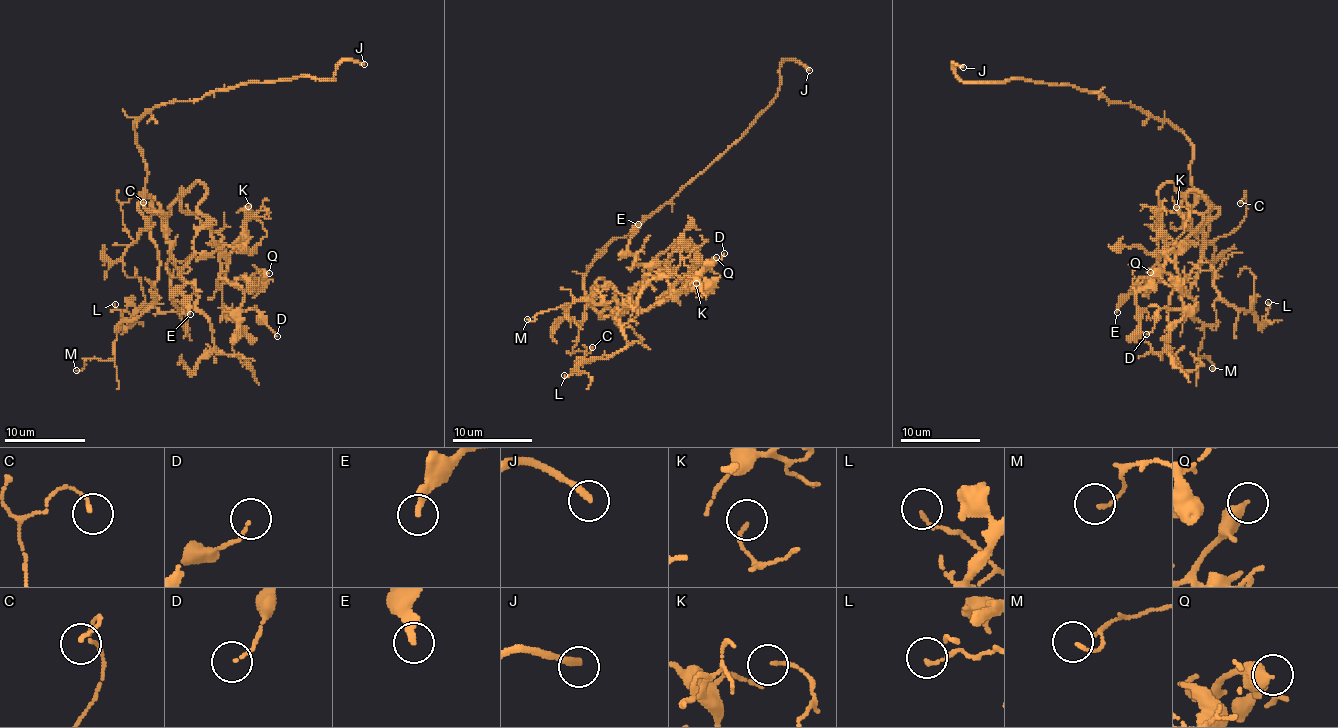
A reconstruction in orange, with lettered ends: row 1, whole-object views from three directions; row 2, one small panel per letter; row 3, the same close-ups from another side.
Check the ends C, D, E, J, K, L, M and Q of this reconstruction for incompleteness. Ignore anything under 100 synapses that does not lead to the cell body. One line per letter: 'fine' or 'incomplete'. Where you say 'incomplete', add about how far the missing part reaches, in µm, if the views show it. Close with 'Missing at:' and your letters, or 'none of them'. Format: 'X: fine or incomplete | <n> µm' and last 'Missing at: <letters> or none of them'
C: fine
D: fine
E: fine
J: incomplete | 25 µm
K: fine
L: fine
M: fine
Q: fine
Missing at: J

